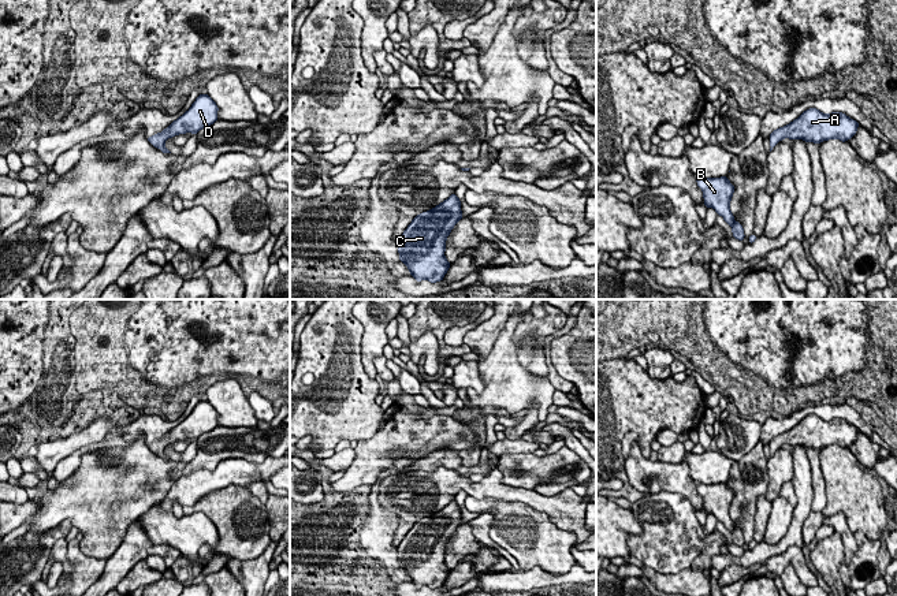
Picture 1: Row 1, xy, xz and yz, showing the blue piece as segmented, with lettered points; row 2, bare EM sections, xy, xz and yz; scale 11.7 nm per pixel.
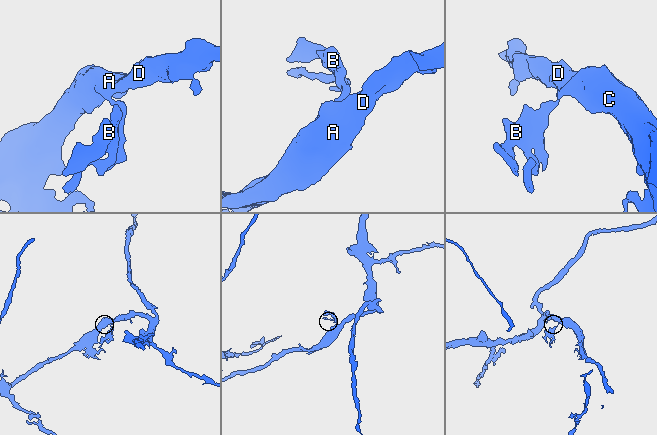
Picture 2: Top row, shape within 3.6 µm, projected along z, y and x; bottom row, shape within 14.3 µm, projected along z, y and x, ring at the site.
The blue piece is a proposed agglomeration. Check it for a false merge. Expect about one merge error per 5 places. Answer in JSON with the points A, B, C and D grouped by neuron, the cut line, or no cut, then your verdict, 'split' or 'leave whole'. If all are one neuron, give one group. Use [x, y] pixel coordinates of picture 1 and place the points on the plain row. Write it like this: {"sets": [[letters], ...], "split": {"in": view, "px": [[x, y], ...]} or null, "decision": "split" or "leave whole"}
{"sets": [["A", "B", "C", "D"]], "split": null, "decision": "leave whole"}

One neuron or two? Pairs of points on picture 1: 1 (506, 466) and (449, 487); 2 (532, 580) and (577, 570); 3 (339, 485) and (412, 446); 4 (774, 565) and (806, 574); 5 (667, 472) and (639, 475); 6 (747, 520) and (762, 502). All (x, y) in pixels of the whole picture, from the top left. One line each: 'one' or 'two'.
1: two
2: one
3: one
4: one
5: one
6: two

